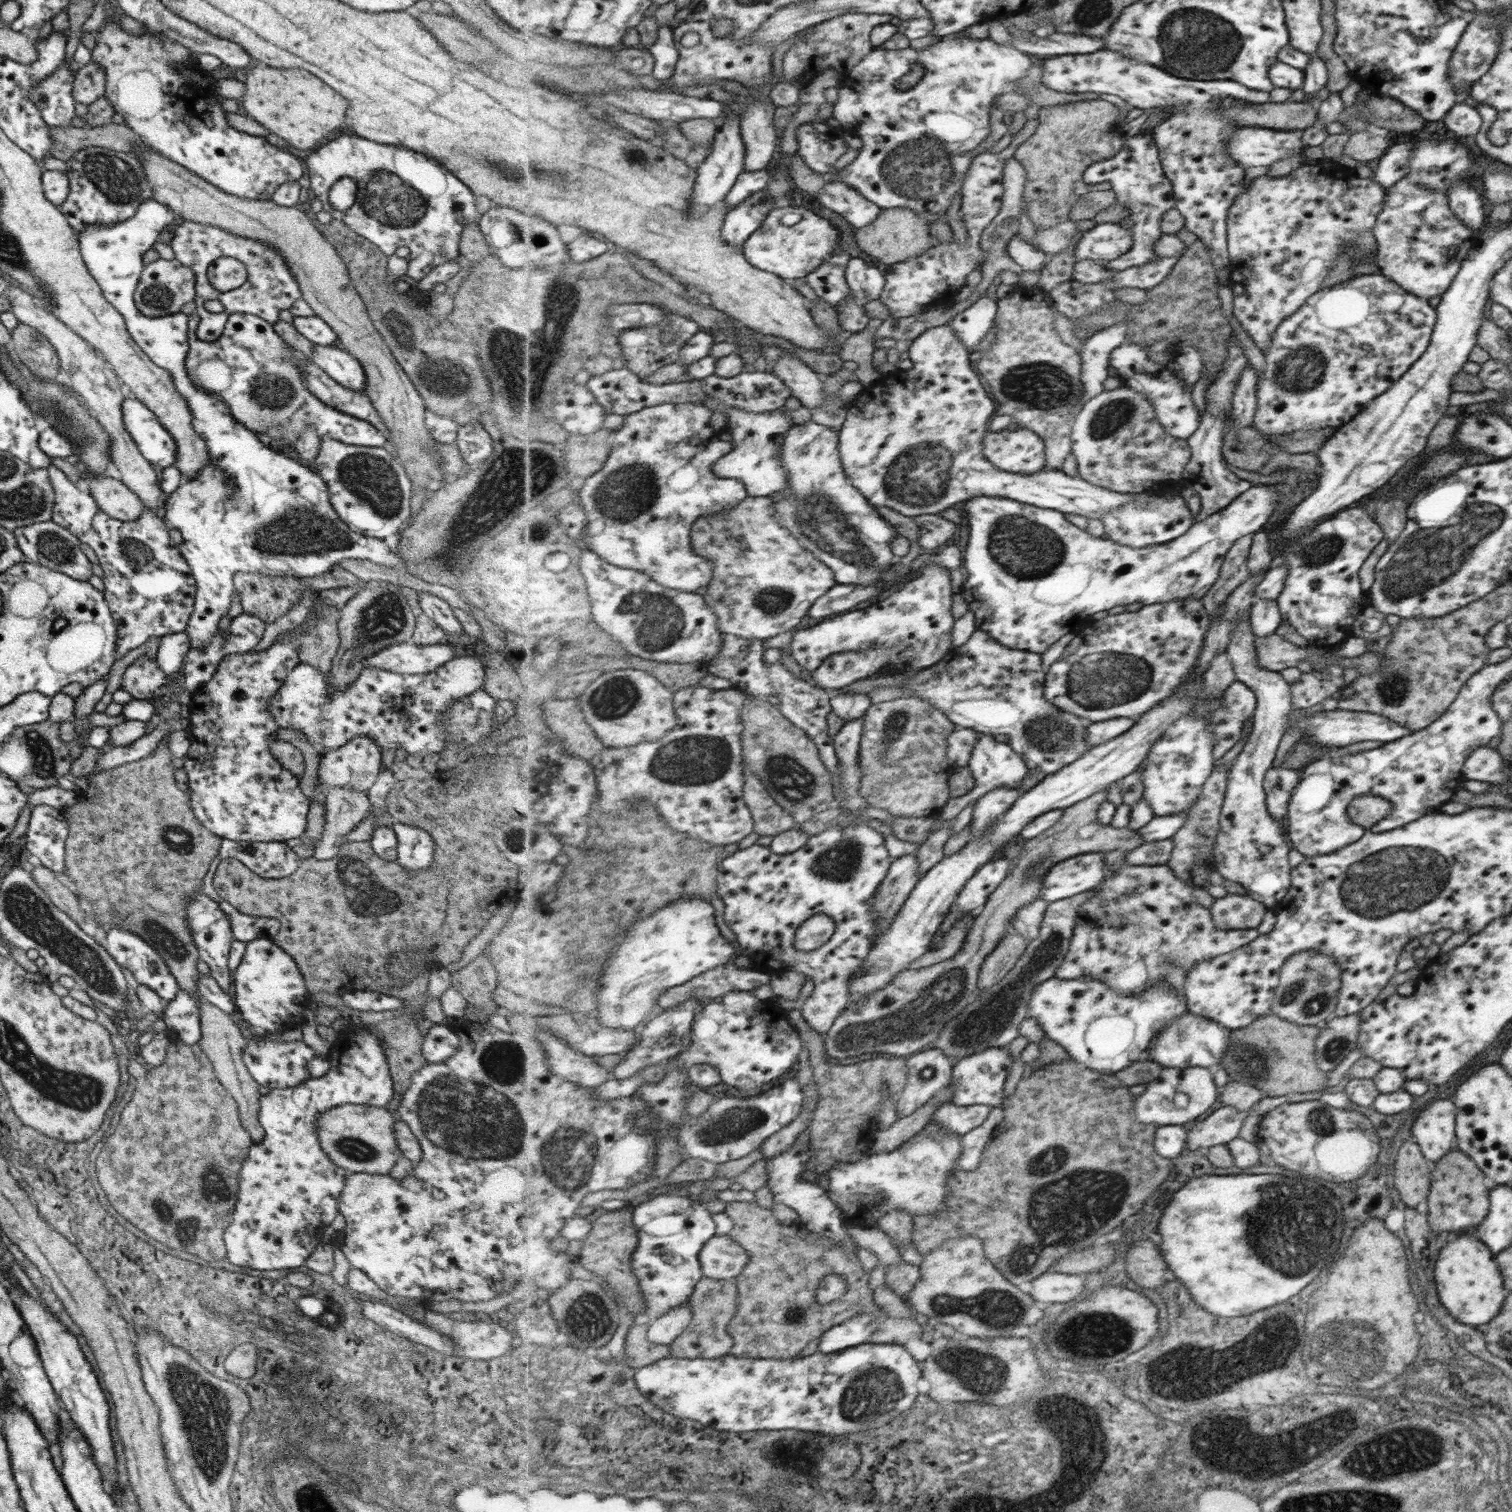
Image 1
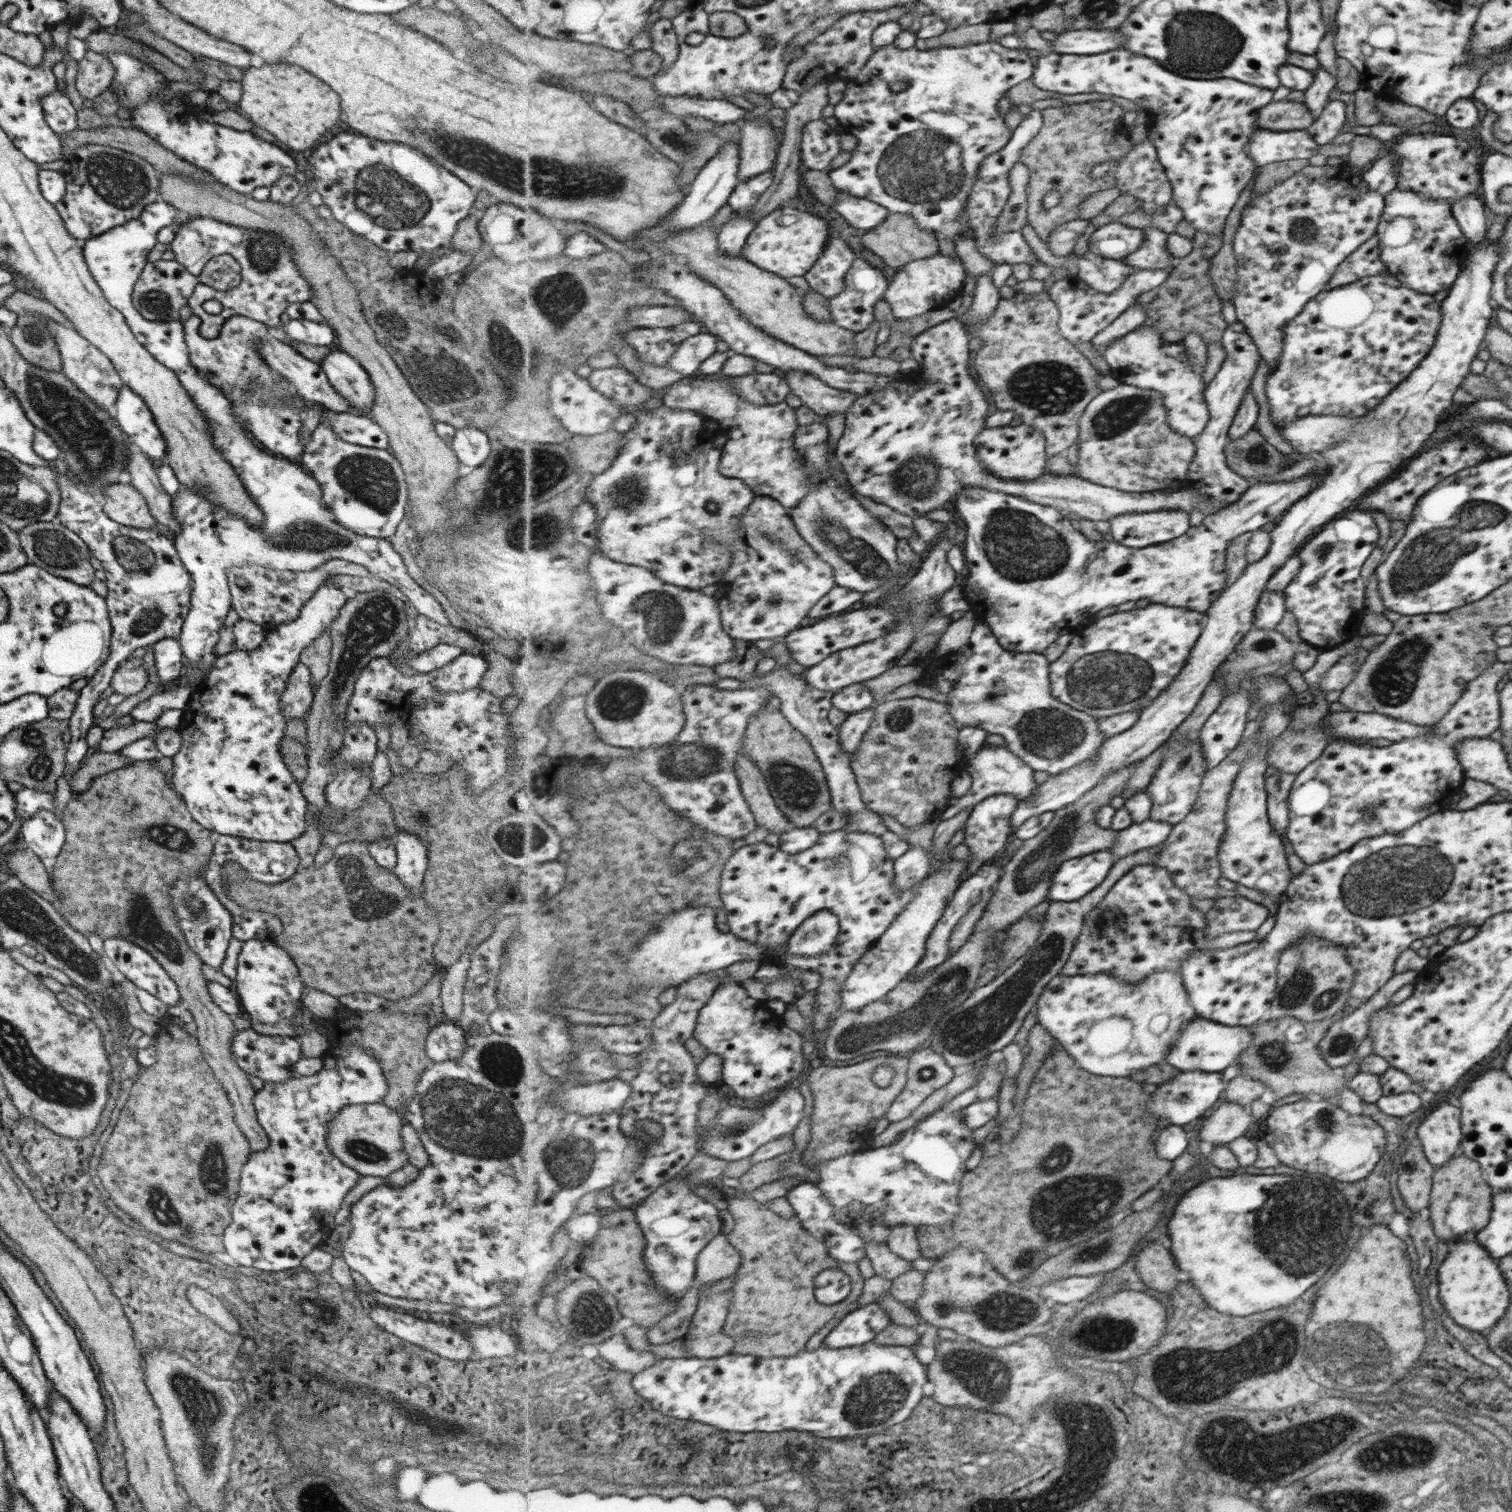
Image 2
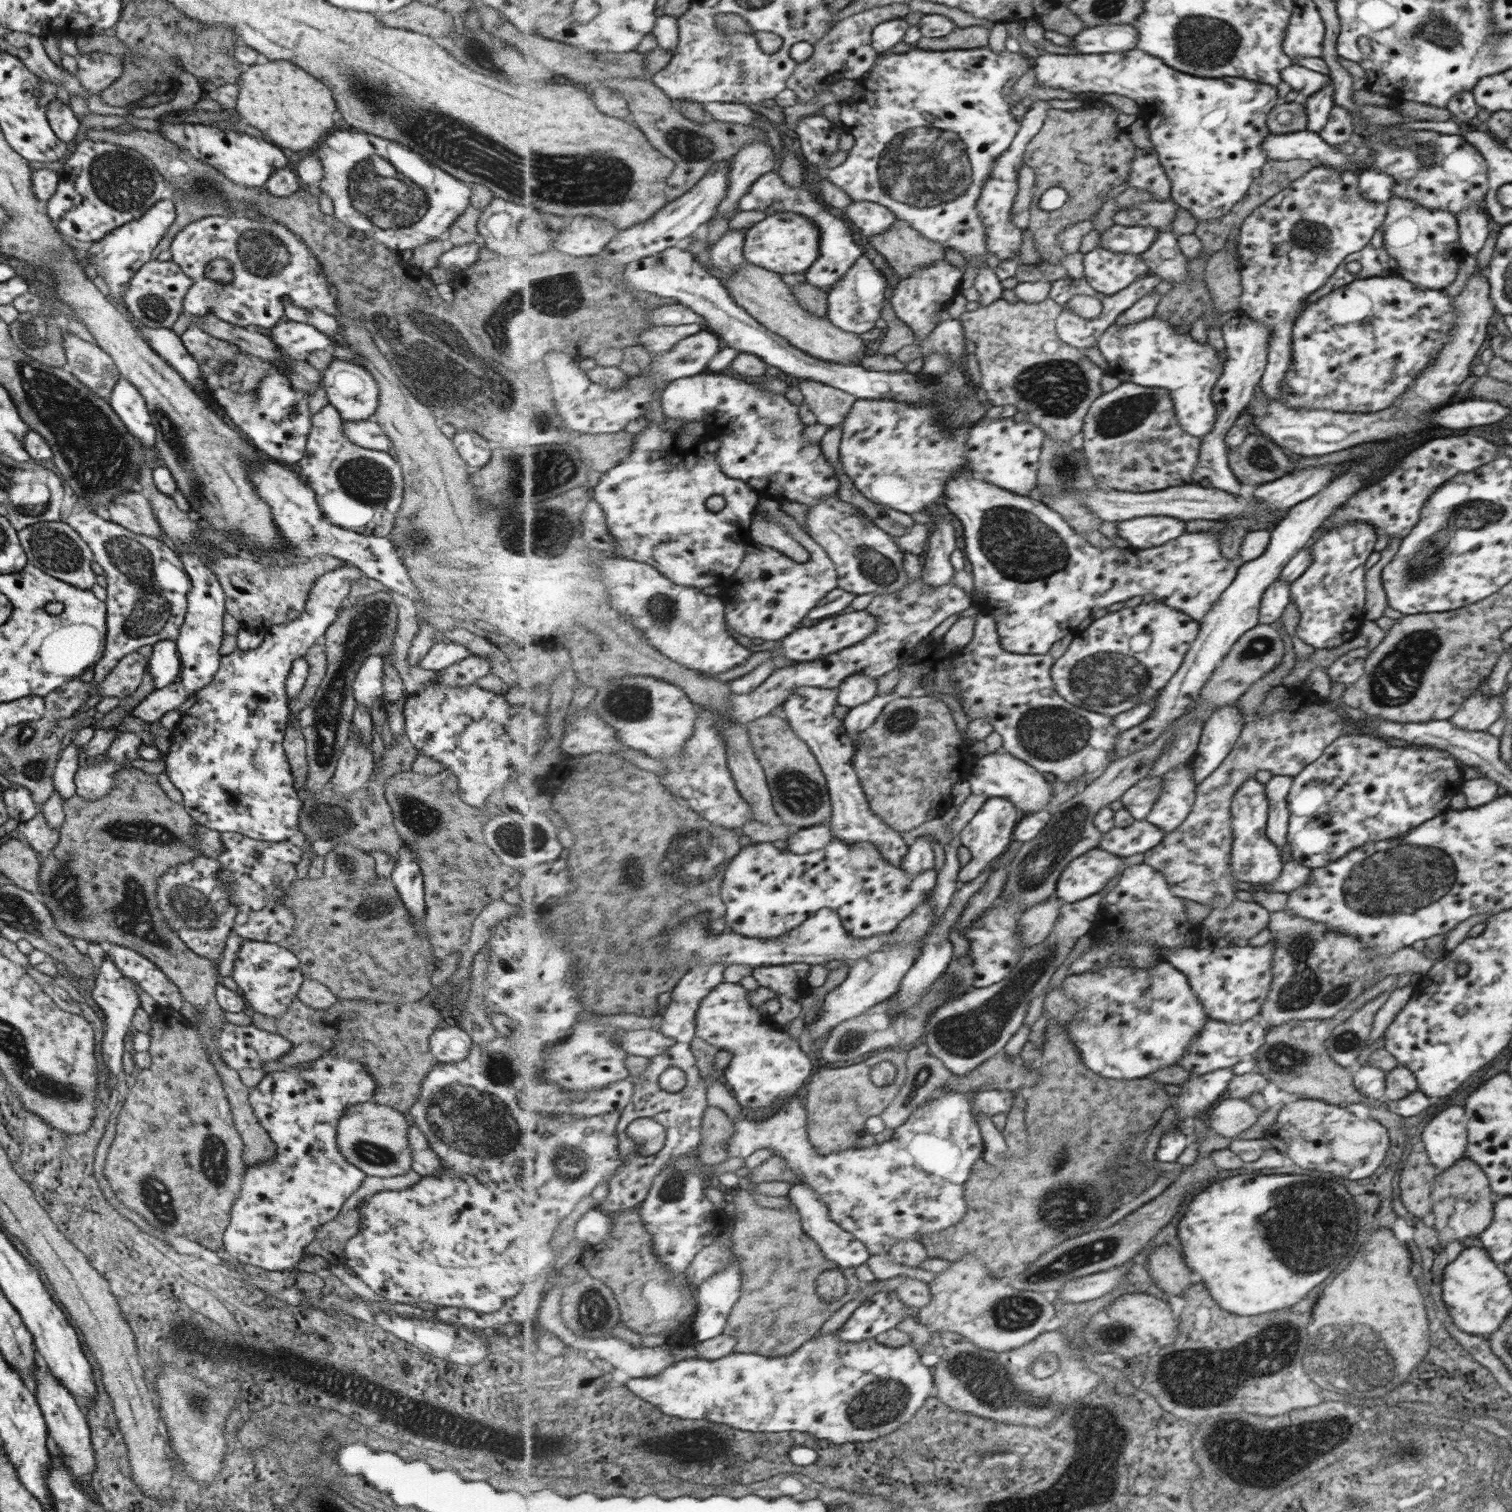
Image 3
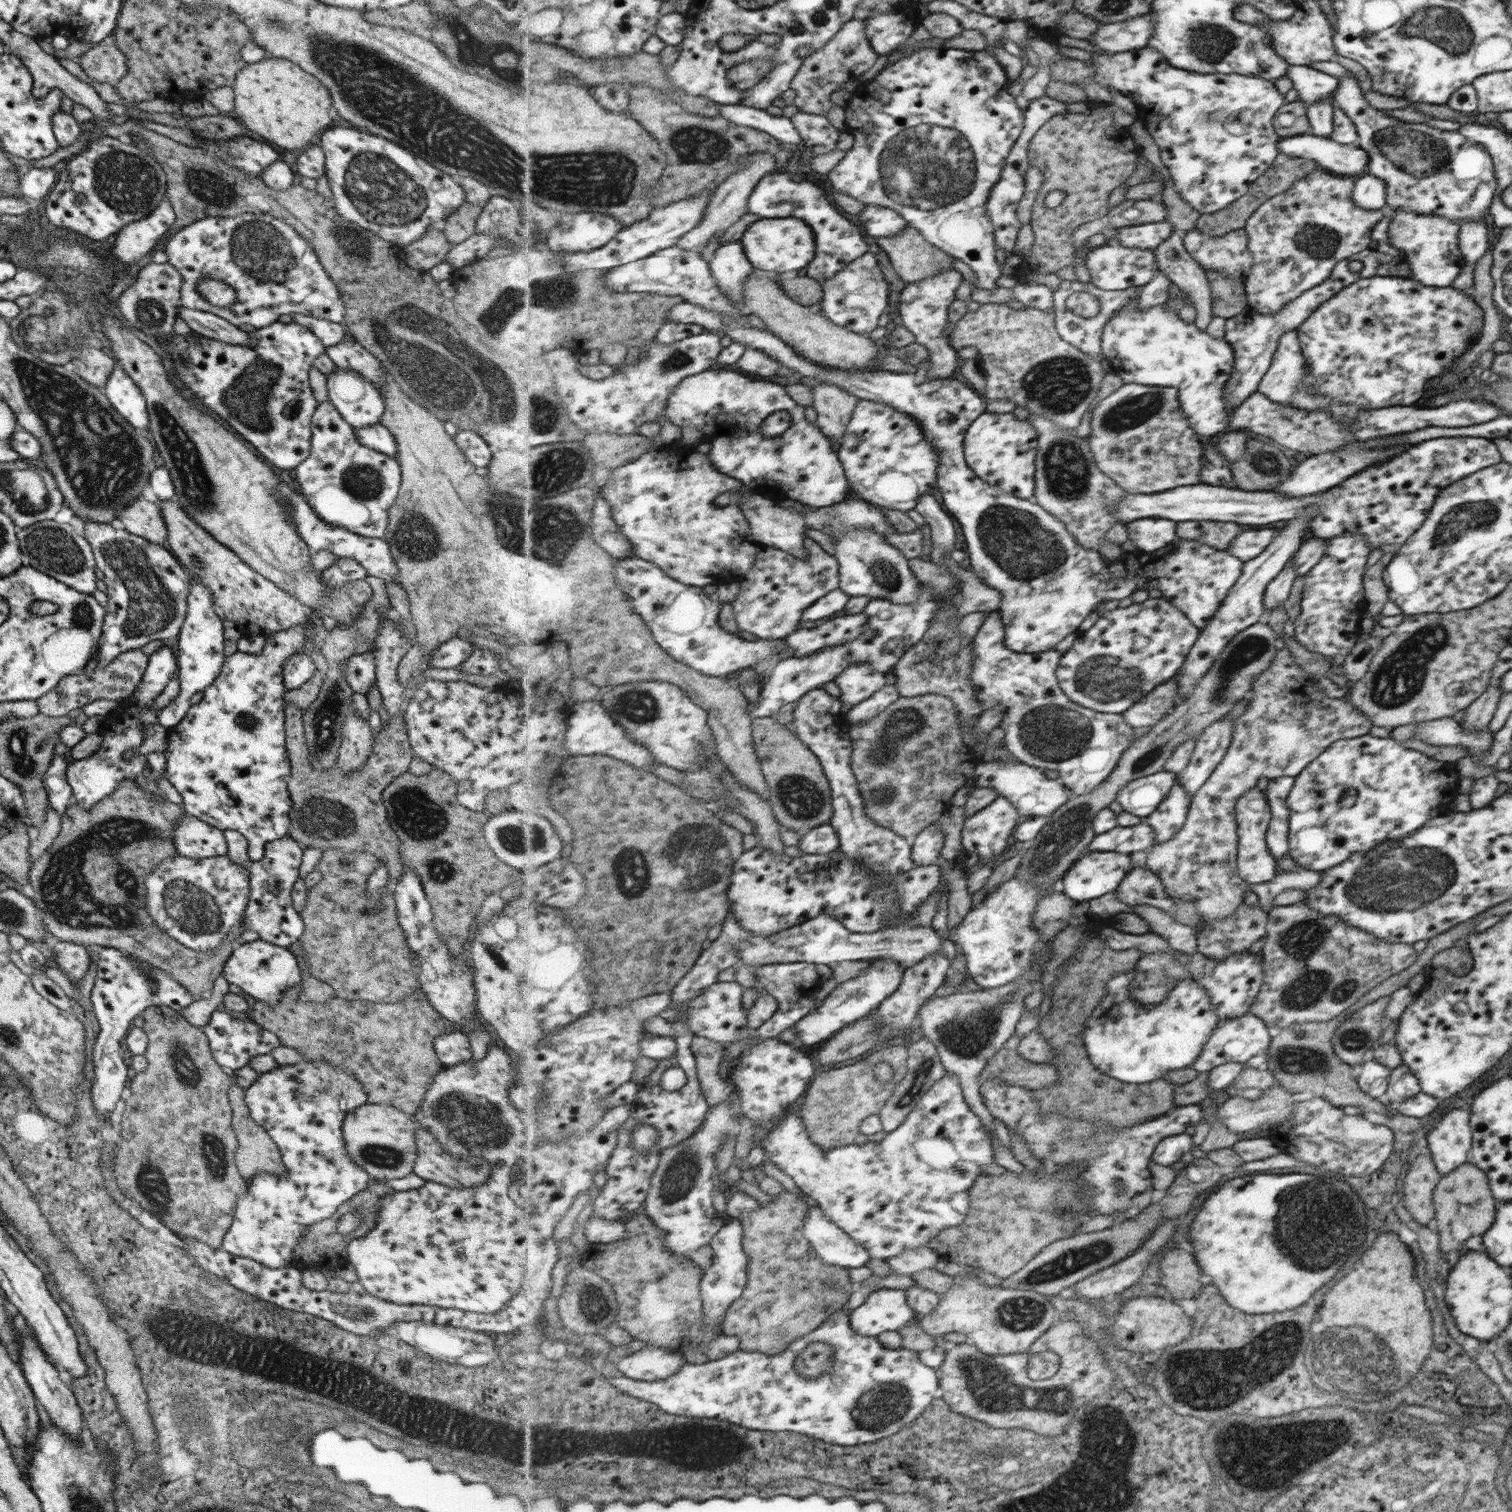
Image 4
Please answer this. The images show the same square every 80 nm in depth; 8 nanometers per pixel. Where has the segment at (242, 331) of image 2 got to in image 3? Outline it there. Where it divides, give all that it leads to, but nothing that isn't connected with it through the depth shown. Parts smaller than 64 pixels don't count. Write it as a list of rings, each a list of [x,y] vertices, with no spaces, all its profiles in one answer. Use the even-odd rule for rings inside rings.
[[[195,323],[189,326],[180,334],[181,342],[186,348],[186,351],[199,363],[204,360],[214,360],[218,364],[229,362],[234,358],[234,354],[239,351],[239,347],[209,336],[200,328],[197,328]]]

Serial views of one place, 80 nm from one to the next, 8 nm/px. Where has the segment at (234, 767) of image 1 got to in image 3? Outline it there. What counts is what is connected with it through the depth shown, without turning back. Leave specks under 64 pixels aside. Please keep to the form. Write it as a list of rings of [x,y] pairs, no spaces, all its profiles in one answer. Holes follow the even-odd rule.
[[[346,563],[318,576],[309,589],[302,612],[295,620],[270,626],[265,640],[254,649],[236,648],[223,655],[211,682],[192,694],[195,701],[170,729],[171,746],[163,757],[164,772],[182,794],[183,808],[196,824],[219,833],[236,832],[265,842],[281,842],[297,834],[302,802],[293,786],[294,778],[282,749],[287,715],[291,712],[284,682],[291,663],[303,657],[315,640],[324,635],[325,629],[336,618],[338,606],[350,591],[349,582],[358,579],[361,574],[357,567]]]

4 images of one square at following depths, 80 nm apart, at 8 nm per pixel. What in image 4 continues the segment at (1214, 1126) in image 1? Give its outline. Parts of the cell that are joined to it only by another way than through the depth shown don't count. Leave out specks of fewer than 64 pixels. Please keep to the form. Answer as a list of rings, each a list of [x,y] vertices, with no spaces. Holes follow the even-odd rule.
[[[1280,1085],[1269,1093],[1263,1090],[1263,1095],[1255,1100],[1231,1094],[1216,1111],[1216,1120],[1229,1132],[1236,1134],[1267,1124],[1271,1124],[1269,1128],[1273,1128],[1292,1111],[1296,1103],[1292,1097],[1293,1093]]]

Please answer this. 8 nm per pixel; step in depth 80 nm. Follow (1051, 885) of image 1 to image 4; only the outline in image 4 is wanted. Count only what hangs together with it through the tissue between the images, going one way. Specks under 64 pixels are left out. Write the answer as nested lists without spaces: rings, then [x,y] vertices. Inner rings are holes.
[[[1090,852],[1070,868],[1059,888],[1069,898],[1083,904],[1107,892],[1113,893],[1134,868],[1130,854]]]

